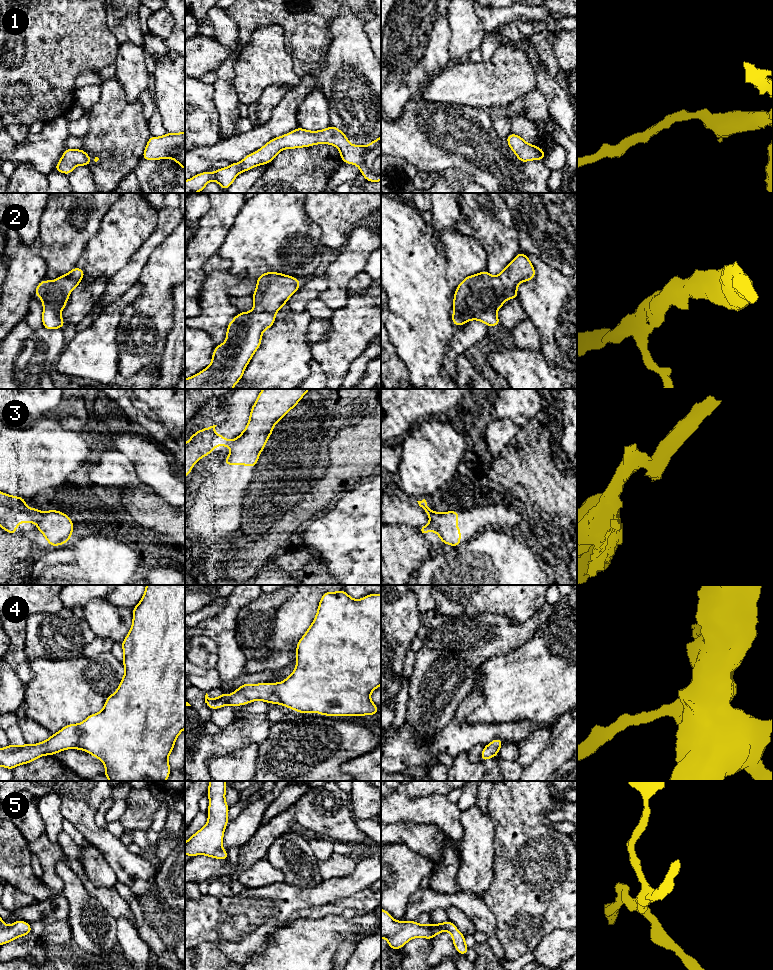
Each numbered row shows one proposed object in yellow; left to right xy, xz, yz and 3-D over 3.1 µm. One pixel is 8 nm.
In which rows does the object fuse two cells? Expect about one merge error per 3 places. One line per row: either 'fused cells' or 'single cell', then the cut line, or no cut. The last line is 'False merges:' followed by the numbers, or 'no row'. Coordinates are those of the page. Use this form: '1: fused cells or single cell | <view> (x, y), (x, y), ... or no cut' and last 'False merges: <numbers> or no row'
1: single cell | no cut
2: single cell | no cut
3: fused cells | xy (42, 512), (36, 522)
4: single cell | no cut
5: single cell | no cut
False merges: 3

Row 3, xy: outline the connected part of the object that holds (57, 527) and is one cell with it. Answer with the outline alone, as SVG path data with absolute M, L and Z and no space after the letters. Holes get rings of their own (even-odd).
M57 510L42 512L37 529L45 536L50 546L59 546L71 539L74 523Z

